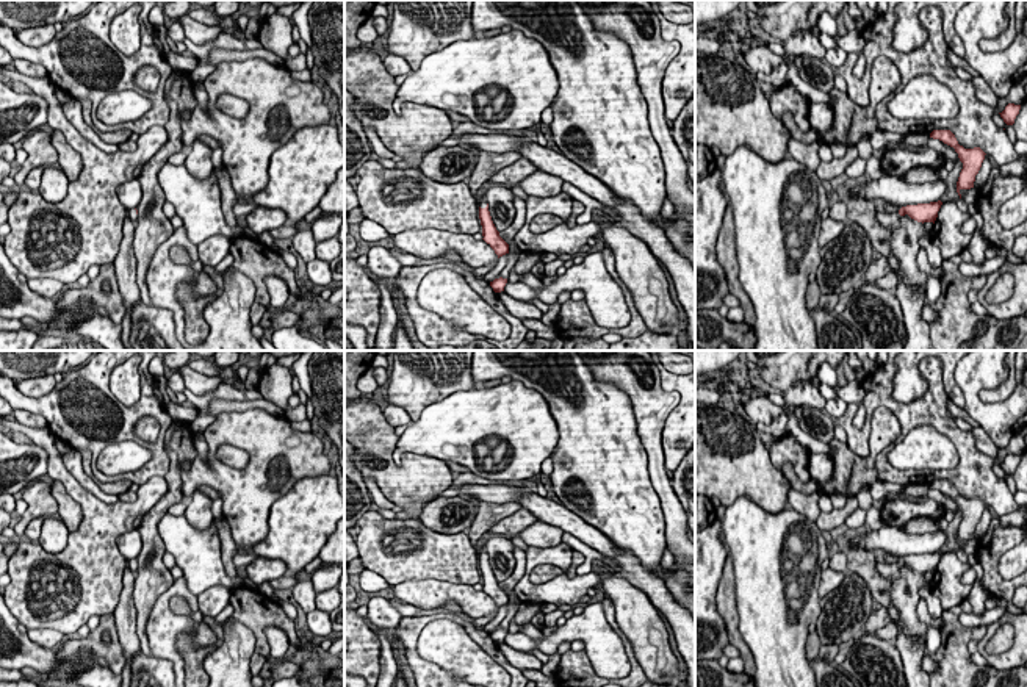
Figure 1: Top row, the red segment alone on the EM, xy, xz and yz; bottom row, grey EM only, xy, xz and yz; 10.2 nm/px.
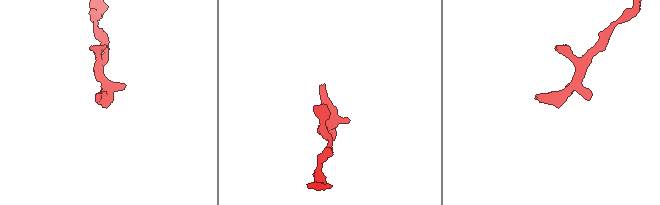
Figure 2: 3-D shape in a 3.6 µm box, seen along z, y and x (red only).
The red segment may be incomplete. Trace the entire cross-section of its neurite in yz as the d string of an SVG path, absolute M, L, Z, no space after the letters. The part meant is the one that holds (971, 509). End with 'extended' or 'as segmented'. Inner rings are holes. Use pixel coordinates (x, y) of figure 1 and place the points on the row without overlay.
M933 480L930 488L942 491L944 495L953 498L958 504L963 520L957 532L957 543L961 549L961 540L974 538L975 526L978 524L986 504L980 498L964 499L958 495L955 485L950 480Z; as segmented

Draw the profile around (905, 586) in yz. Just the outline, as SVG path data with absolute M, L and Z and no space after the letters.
M908 565L900 567L891 579L891 604L899 610L899 634L914 637L921 645L927 645L927 624L917 617L916 606L921 602L919 590L928 588L922 573L911 570Z

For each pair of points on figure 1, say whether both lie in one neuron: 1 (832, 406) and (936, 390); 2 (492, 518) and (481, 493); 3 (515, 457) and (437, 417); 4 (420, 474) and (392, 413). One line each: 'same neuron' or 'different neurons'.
1: different neurons
2: different neurons
3: same neuron
4: different neurons

